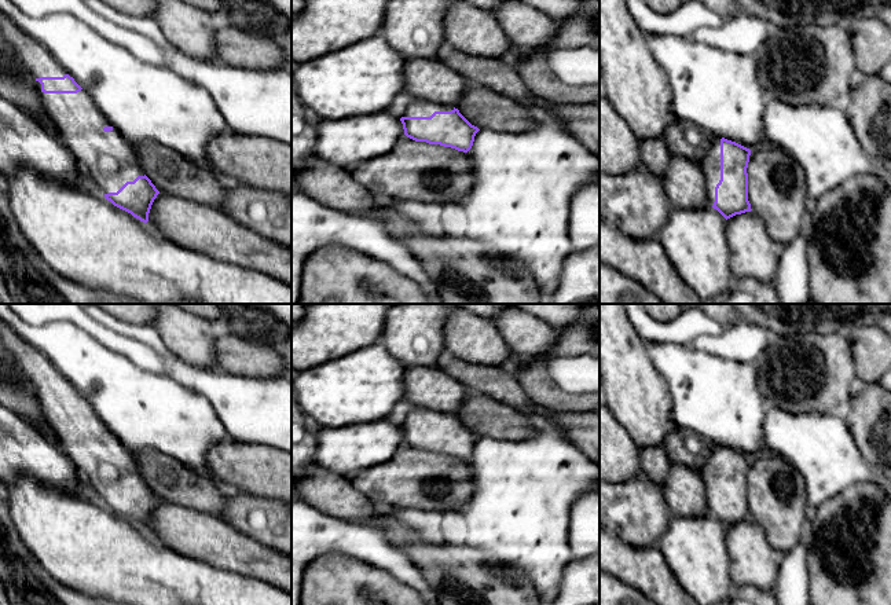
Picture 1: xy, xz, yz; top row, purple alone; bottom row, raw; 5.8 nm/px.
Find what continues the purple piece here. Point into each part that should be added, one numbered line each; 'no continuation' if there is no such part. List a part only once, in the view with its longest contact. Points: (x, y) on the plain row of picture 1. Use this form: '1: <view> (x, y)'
1: xy (110, 468)

